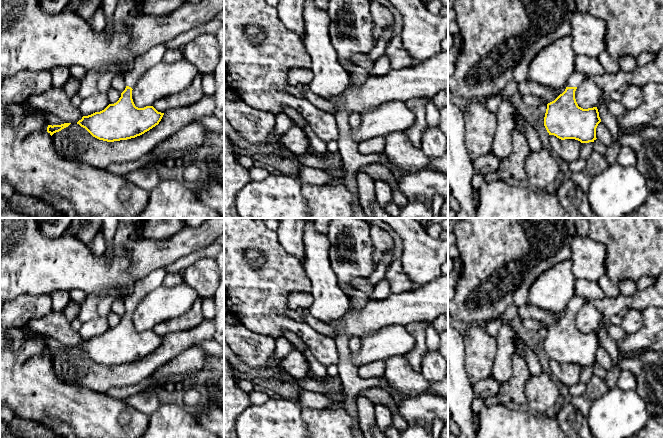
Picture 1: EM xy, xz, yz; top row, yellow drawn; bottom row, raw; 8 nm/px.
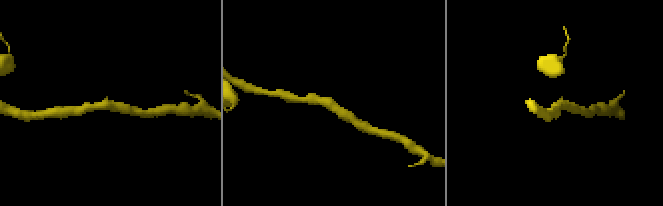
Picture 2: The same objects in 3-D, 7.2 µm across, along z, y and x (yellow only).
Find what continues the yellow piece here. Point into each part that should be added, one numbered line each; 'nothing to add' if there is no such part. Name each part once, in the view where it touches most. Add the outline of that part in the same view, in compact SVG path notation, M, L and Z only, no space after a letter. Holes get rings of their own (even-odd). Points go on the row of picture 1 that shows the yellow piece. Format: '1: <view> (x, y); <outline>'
1: yz (576, 78); M574 69L573 73L568 79L566 87L578 87L582 82L585 81L586 77L586 74L578 72Z

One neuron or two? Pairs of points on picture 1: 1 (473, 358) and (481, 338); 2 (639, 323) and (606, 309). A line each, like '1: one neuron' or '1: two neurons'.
1: one neuron
2: two neurons

